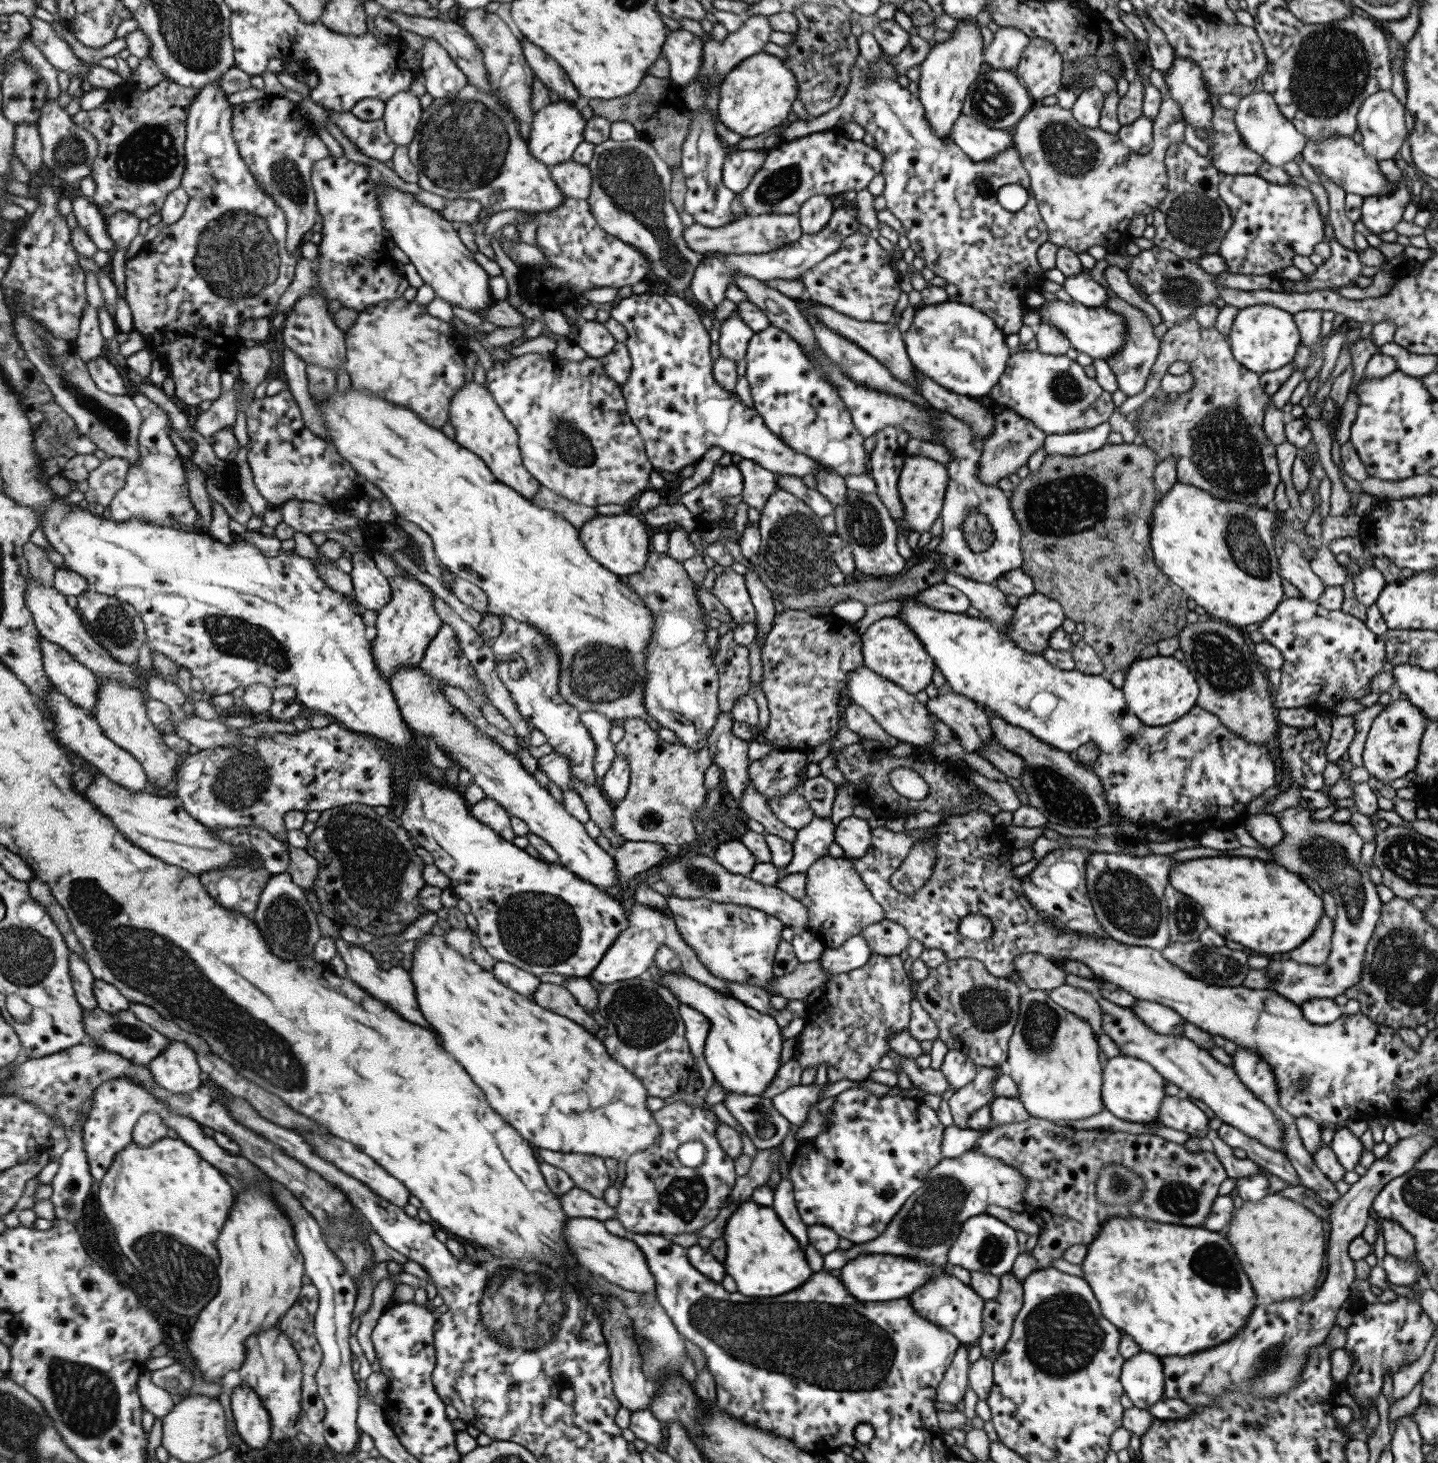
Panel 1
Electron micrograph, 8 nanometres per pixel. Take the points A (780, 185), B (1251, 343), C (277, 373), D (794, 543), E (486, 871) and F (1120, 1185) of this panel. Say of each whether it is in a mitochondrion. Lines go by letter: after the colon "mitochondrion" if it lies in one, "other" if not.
A: mitochondrion
B: other
C: other
D: mitochondrion
E: other
F: mitochondrion

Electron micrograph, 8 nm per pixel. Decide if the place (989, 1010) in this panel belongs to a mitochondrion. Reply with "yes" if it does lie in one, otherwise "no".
yes

